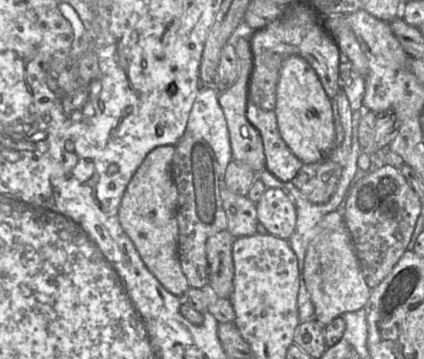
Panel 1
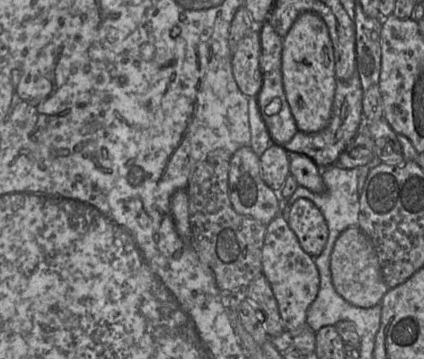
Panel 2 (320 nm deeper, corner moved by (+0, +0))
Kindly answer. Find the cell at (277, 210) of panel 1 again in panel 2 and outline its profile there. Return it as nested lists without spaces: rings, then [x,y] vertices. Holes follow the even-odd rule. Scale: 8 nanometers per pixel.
[[[300,198],[292,204],[286,219],[302,249],[314,258],[319,256],[329,235],[327,222],[319,208],[310,200]]]

